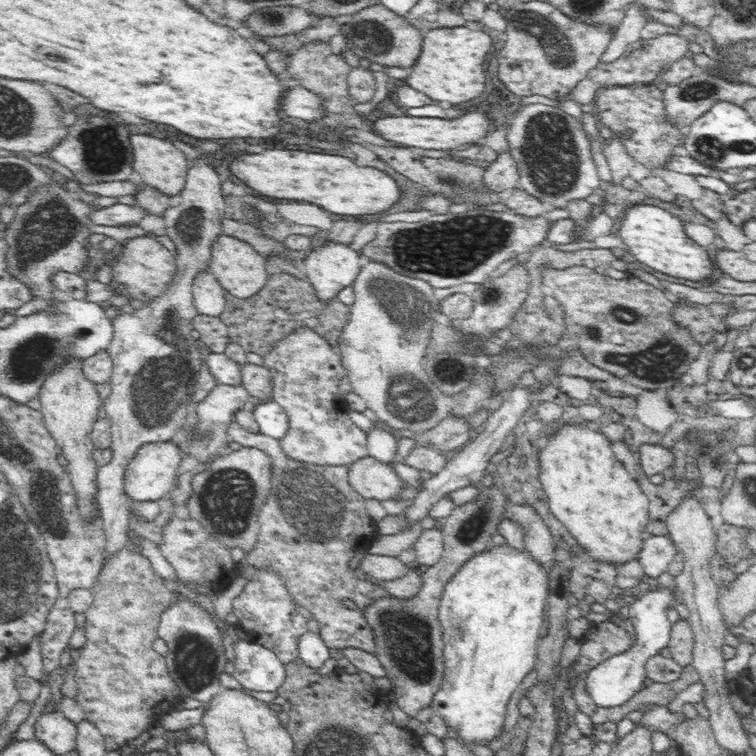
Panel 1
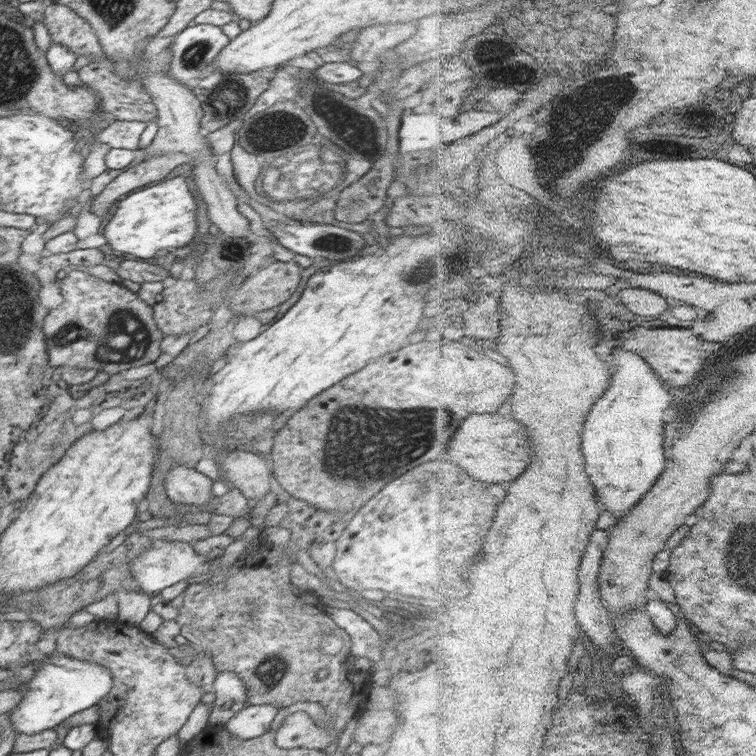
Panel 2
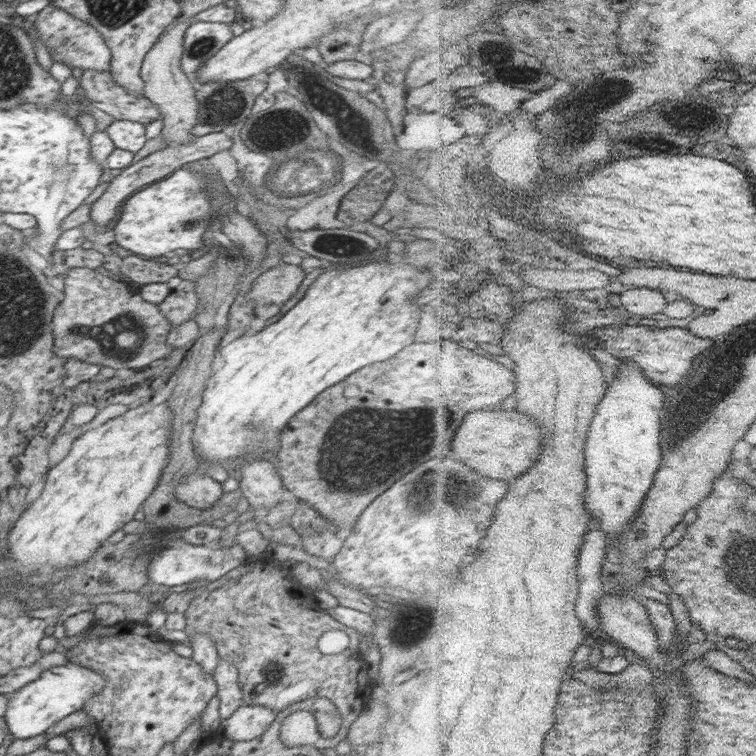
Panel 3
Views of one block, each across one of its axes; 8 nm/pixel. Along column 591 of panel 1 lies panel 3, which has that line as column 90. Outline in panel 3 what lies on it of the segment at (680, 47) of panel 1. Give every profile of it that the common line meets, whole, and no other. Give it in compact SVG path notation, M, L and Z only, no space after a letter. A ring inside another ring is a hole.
M83 70L79 88L91 106L110 114L114 120L147 125L160 119L156 104L145 96L130 94L114 80L108 70Z

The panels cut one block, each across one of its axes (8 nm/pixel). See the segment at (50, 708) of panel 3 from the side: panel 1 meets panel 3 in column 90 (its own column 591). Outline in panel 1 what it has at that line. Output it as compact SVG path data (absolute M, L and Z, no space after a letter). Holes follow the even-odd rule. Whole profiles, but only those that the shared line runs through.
M650 587L650 590L642 592L629 605L629 619L635 628L636 634L636 639L632 646L626 652L611 656L592 669L589 669L584 679L586 681L586 691L588 691L588 695L592 697L596 705L606 708L620 706L624 702L628 702L647 683L646 661L651 656L658 655L662 648L668 646L672 623L666 617L666 610L674 607L678 601L677 594L674 594L672 590L666 587Z

